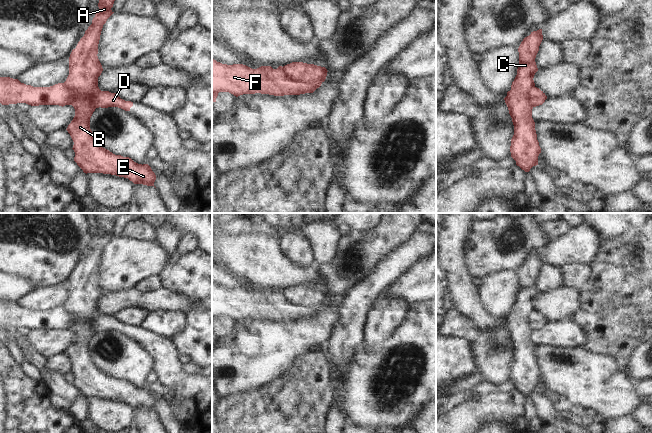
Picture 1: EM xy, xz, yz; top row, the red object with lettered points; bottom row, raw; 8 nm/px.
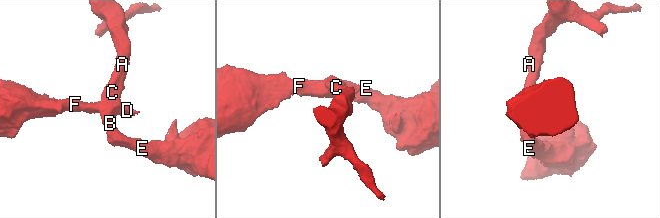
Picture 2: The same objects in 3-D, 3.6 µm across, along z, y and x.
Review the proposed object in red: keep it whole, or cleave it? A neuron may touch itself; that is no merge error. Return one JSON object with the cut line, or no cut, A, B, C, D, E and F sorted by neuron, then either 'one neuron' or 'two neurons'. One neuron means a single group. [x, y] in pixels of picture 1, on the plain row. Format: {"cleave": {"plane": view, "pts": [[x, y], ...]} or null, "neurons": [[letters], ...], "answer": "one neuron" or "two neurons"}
{"cleave": {"plane": "xz", "pts": [[282, 291], [292, 302], [303, 306], [321, 307]]}, "neurons": [["A", "B", "C", "E"], ["D", "F"]], "answer": "two neurons"}

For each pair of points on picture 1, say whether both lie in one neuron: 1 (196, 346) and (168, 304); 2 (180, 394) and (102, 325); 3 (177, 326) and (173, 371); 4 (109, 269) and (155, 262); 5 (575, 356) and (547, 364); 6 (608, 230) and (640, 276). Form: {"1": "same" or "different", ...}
{"1": "different", "2": "same", "3": "different", "4": "same", "5": "same", "6": "same"}

